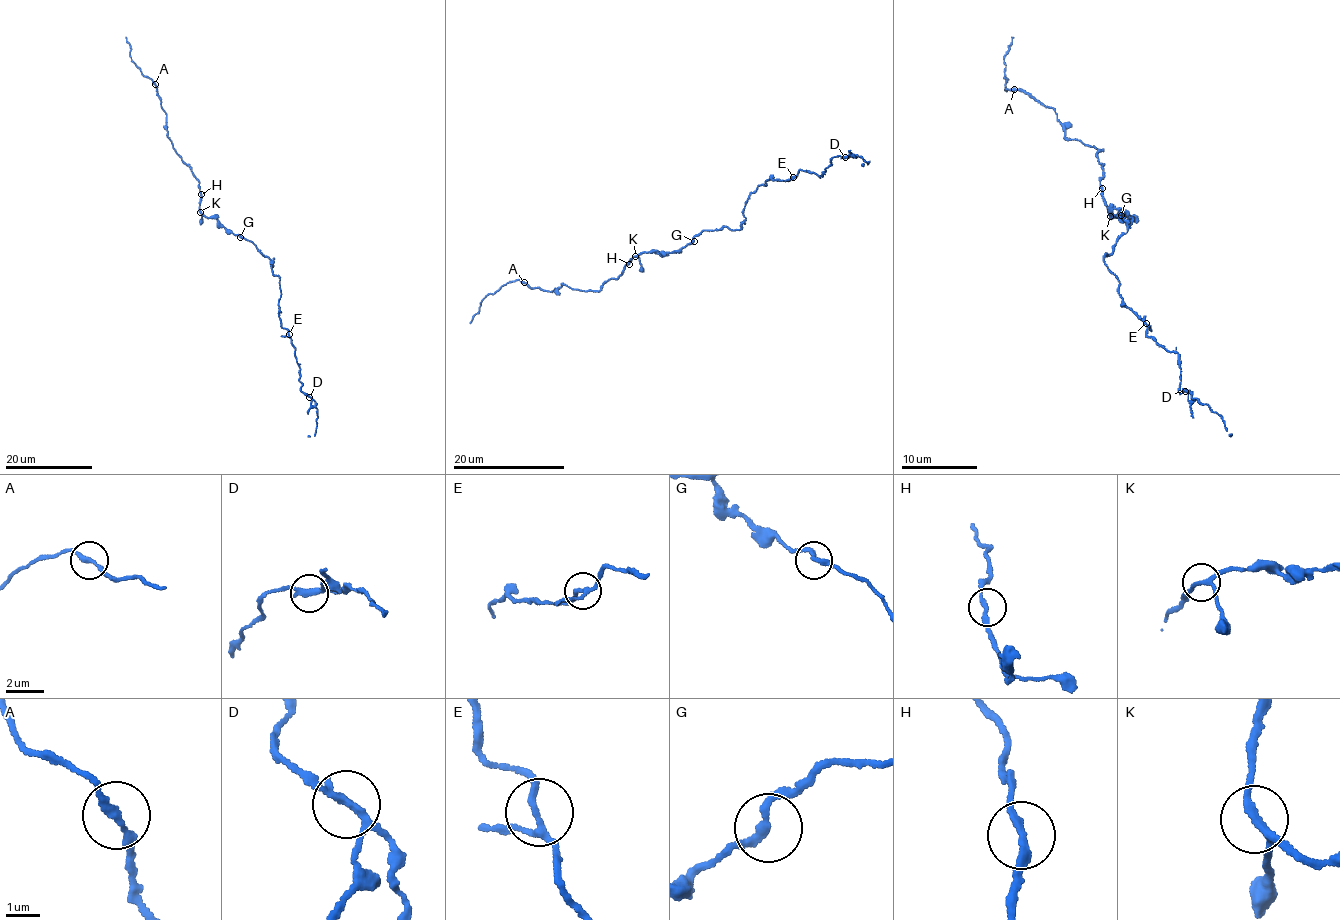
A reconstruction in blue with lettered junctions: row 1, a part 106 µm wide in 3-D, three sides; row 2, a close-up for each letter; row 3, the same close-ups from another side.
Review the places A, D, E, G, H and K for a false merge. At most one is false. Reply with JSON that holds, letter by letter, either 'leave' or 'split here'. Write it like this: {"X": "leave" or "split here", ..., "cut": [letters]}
{"A": "leave", "D": "split here", "E": "leave", "G": "leave", "H": "leave", "K": "leave", "cut": ["D"]}

